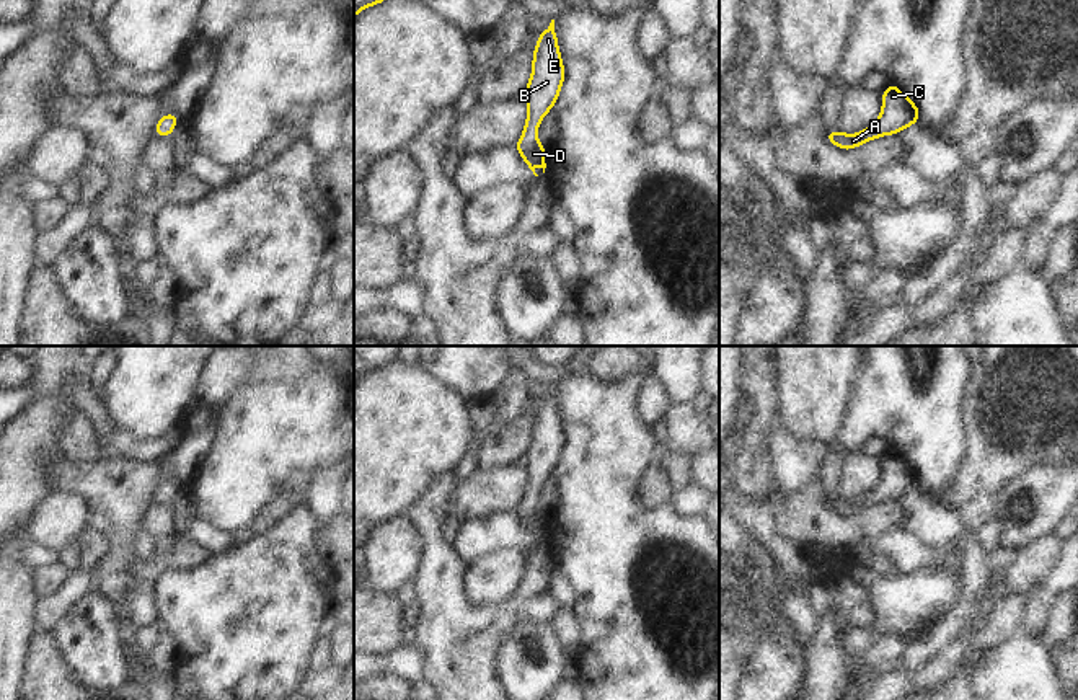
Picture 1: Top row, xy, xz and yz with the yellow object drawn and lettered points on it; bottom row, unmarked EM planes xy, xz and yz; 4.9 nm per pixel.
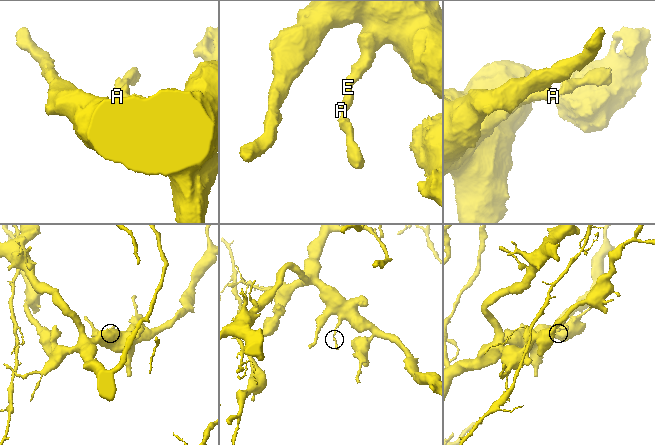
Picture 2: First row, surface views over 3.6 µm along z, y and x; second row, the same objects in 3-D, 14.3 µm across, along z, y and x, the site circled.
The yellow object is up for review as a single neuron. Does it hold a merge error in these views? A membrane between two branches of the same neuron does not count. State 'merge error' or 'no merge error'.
no merge error

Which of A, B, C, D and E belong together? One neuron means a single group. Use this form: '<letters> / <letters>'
A B C D E

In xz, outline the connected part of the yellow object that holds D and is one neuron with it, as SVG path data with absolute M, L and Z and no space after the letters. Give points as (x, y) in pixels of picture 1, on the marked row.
M551 20L550 26L537 39L538 44L532 54L533 70L530 73L530 82L525 86L528 116L522 139L514 145L535 176L538 176L535 173L537 165L543 173L546 168L546 147L537 140L537 129L543 116L553 109L566 77L556 41L554 20Z

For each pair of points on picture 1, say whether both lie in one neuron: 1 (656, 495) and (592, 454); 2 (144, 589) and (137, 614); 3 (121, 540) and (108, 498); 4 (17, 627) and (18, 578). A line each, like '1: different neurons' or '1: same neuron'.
1: different neurons
2: same neuron
3: same neuron
4: same neuron

